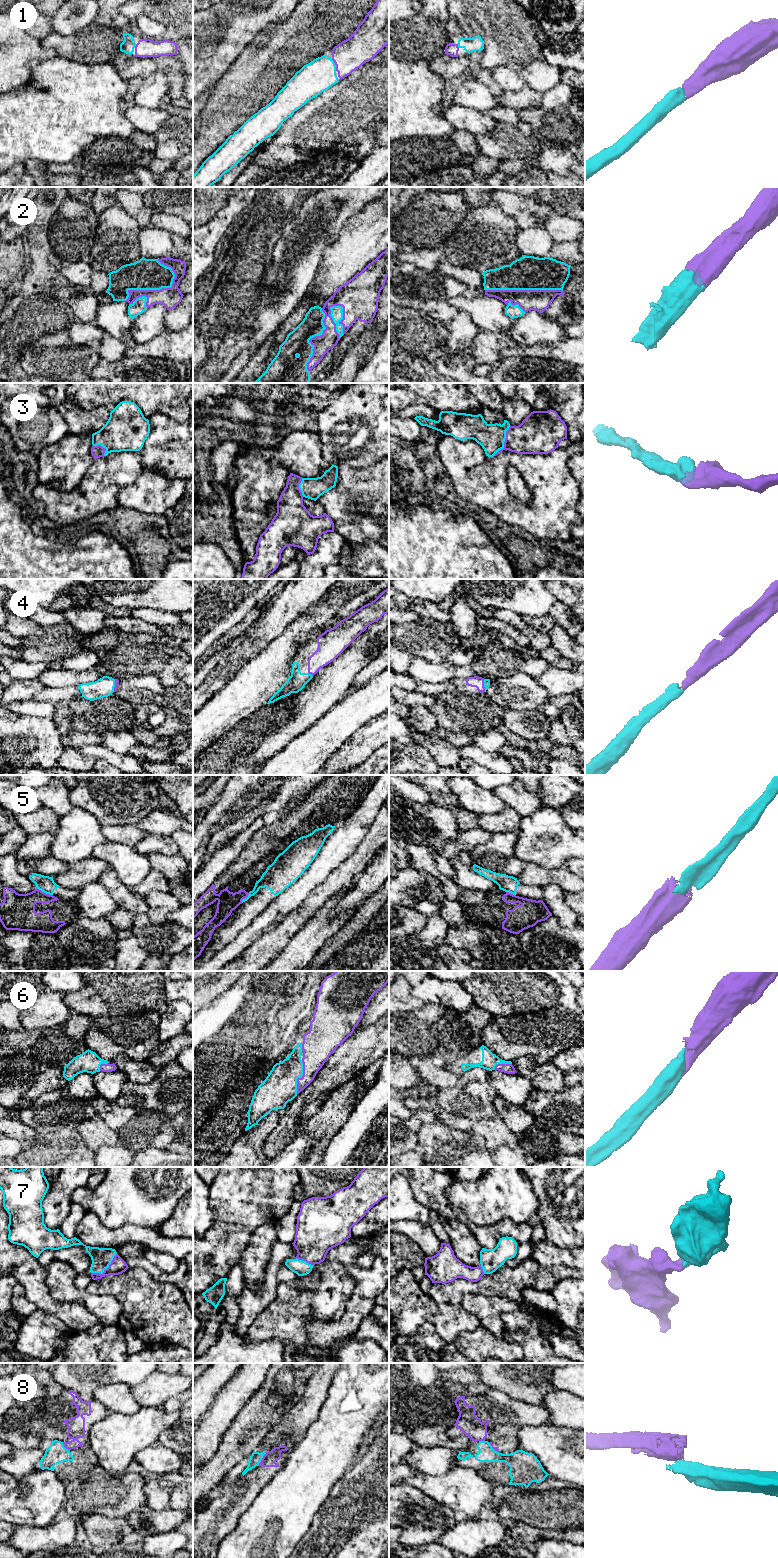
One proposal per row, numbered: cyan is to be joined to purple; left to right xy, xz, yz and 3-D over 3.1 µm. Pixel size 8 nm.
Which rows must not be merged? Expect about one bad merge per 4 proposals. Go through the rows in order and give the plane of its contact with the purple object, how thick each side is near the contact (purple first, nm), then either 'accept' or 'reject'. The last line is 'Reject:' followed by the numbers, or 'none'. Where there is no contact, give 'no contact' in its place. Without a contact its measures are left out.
1: contact in xz; calibres 260 and 260 nm; accept
2: contact in xy; calibres 160 and 260 nm; accept
3: contact in yz; calibres 300 and 220 nm; accept
4: contact in xz; calibres 180 and 150 nm; accept
5: contact in xy; calibres 280 and 140 nm; reject
6: contact in xz; calibres 200 and 280 nm; accept
7: contact in xy; calibres 120 and 160 nm; accept
8: contact in xz; calibres 110 and 90 nm; reject
Reject: 5, 8

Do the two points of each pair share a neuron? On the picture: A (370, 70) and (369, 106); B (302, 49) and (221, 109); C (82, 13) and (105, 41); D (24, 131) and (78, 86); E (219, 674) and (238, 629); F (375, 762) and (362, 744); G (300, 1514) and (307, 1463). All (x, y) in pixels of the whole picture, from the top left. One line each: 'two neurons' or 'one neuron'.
A: one neuron
B: one neuron
C: two neurons
D: one neuron
E: two neurons
F: two neurons
G: one neuron

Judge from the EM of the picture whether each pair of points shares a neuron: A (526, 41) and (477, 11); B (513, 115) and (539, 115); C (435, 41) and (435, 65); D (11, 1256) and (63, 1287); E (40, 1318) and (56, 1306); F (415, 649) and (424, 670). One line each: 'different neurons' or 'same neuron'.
A: same neuron
B: different neurons
C: different neurons
D: different neurons
E: different neurons
F: different neurons

